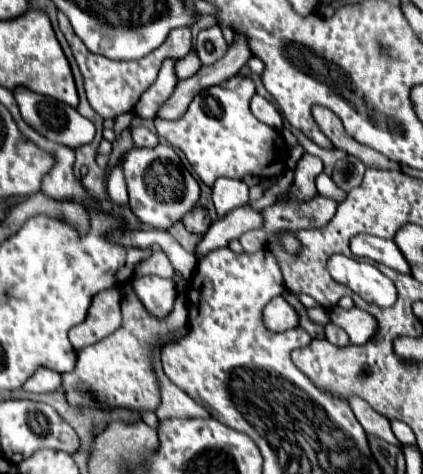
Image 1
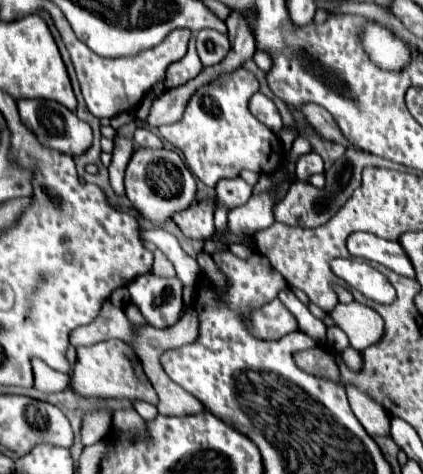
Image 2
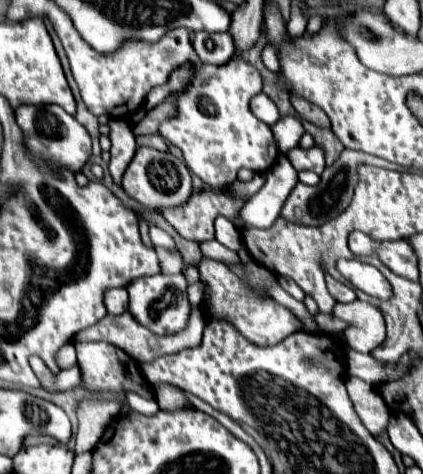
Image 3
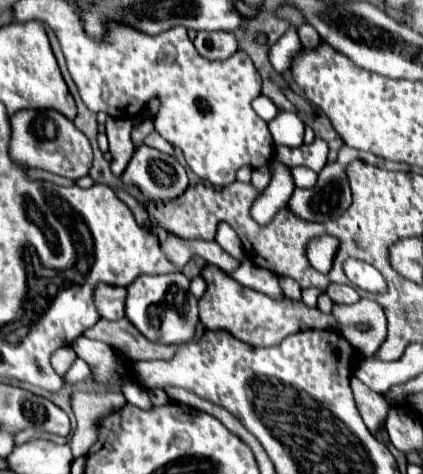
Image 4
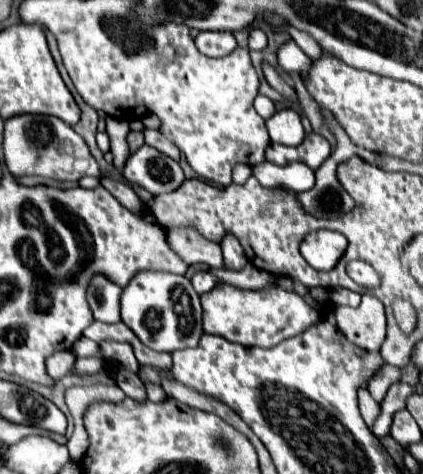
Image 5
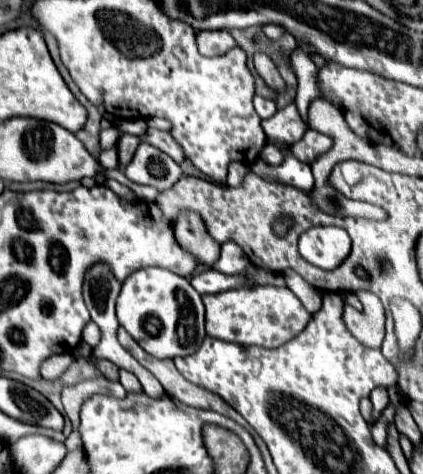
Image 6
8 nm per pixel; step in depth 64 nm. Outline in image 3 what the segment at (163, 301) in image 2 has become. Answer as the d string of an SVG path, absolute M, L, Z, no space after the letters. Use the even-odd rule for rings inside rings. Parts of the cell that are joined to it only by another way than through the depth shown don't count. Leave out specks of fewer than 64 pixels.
M156 274L156 276L142 276L130 282L128 286L130 302L128 302L128 312L140 322L144 328L150 332L162 336L162 334L176 334L184 330L184 324L188 324L190 318L190 302L188 302L188 282L182 274L176 276L166 276L166 274Z

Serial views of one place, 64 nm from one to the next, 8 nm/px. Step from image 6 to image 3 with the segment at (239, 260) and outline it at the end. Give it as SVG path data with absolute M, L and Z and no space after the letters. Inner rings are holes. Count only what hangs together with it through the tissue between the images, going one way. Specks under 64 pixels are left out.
M224 216L216 218L216 240L234 252L238 252L242 248L240 232L234 228L234 224L230 220L224 220Z

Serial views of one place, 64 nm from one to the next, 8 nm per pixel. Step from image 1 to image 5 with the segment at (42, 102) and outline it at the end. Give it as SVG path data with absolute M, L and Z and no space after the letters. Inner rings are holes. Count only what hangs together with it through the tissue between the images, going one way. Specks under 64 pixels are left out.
M14 116L12 120L4 122L4 140L2 140L4 164L6 170L14 178L22 176L44 176L62 182L74 182L82 176L102 178L102 170L98 162L92 158L86 142L78 136L72 126L64 124L54 116Z

